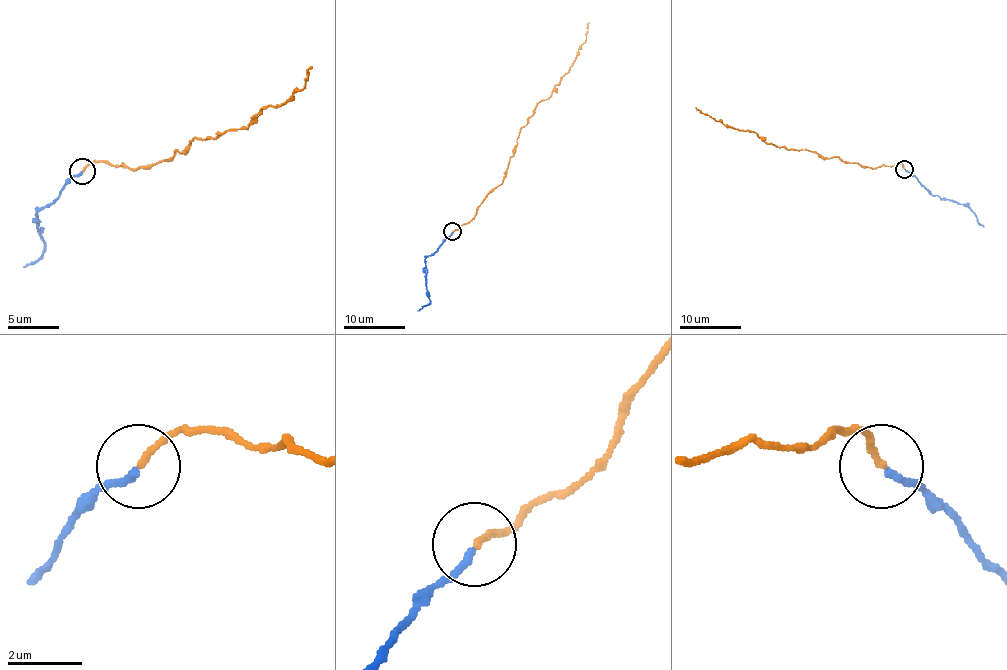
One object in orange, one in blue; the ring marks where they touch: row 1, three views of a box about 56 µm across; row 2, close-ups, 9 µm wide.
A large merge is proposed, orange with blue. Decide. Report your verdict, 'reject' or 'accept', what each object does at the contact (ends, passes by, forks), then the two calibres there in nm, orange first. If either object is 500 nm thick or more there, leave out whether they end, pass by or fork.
accept; orange ends; blue ends; calibres 170 and 190 nm

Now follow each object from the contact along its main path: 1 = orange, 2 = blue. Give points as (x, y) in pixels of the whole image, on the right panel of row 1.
1: (905, 169), (902, 164), (845, 163), (769, 144), (755, 132), (734, 129), (696, 106)
2: (905, 169), (932, 195), (956, 201), (972, 211), (984, 227)

